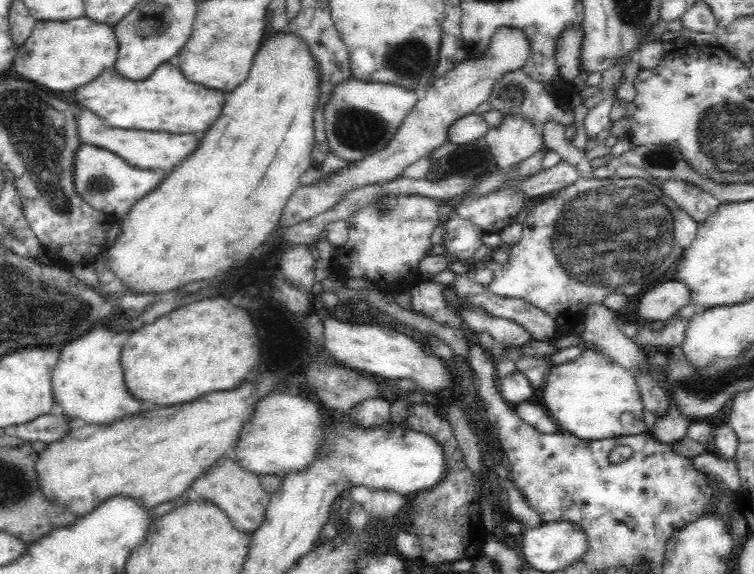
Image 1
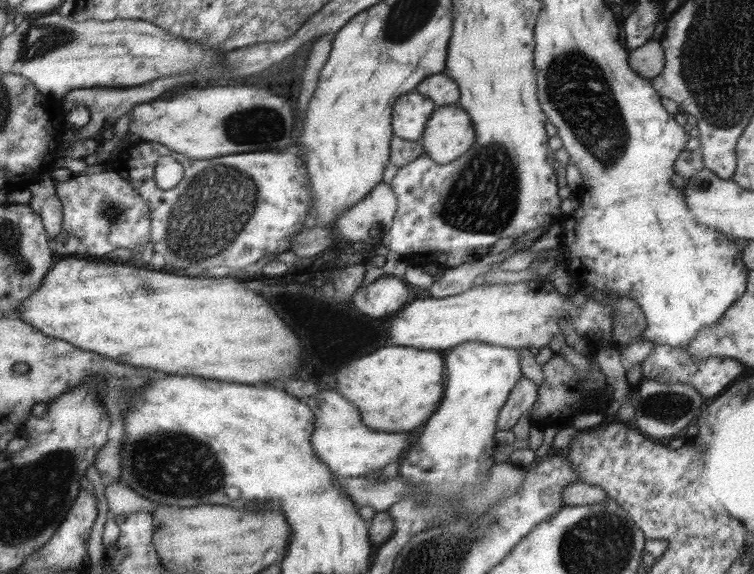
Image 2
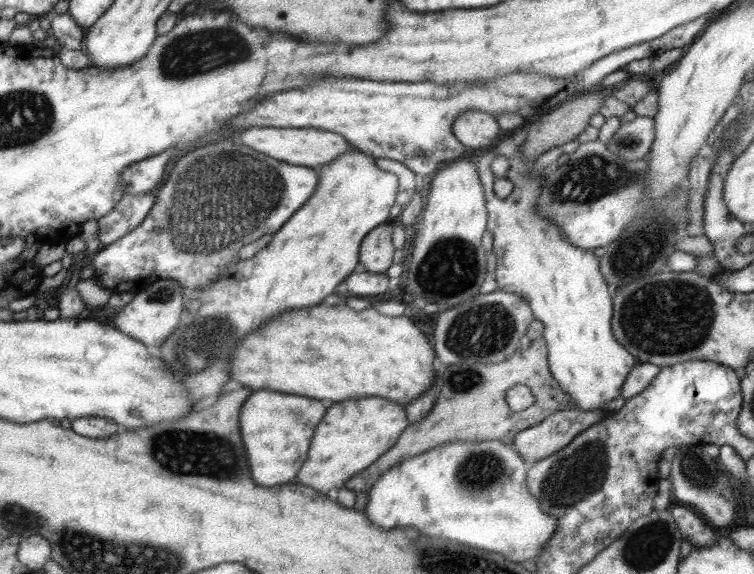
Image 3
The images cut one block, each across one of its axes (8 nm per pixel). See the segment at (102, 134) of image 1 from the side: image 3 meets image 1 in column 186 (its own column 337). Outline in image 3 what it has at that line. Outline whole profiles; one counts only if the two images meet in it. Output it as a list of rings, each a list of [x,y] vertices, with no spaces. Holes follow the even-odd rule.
[[[247,128],[245,132],[239,134],[239,138],[245,146],[269,158],[295,164],[295,166],[307,166],[314,170],[330,163],[345,151],[355,150],[341,136],[318,128]]]

